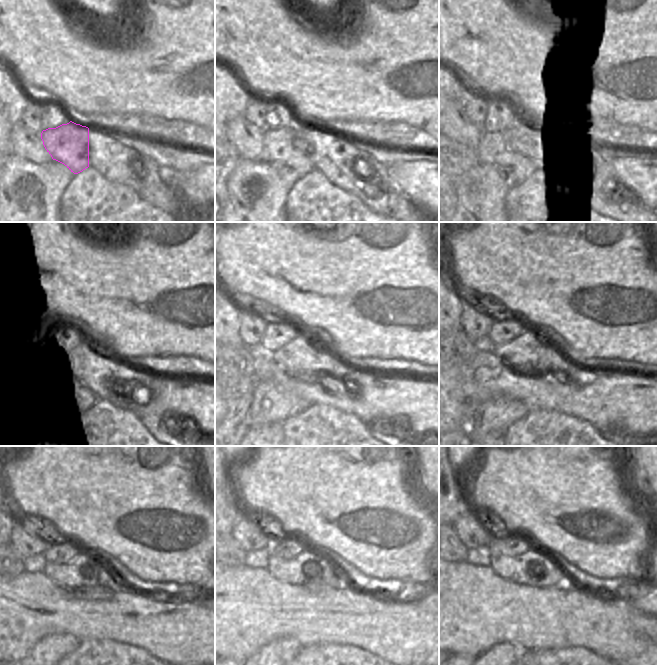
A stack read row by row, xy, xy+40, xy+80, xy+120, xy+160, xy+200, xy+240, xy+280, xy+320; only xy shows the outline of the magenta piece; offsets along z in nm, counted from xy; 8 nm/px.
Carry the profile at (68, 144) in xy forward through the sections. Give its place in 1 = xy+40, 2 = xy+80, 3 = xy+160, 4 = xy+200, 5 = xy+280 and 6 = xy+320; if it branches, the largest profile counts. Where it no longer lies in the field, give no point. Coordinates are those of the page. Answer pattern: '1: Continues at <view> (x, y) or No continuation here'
1: Continues at xy+40 (278, 146)
2: Continues at xy+80 (493, 149)
3: Continues at xy+160 (274, 402)
4: Continues at xy+200 (495, 416)
5: Continues at xy+280 (284, 649)
6: Continues at xy+320 (505, 649).

